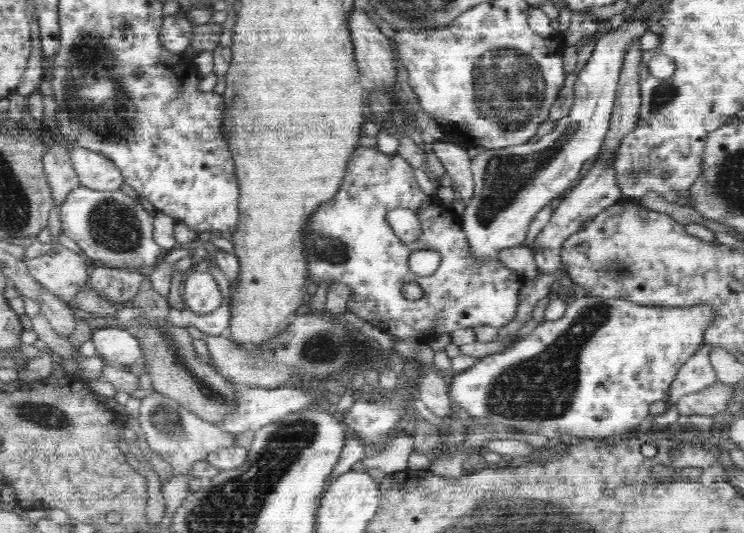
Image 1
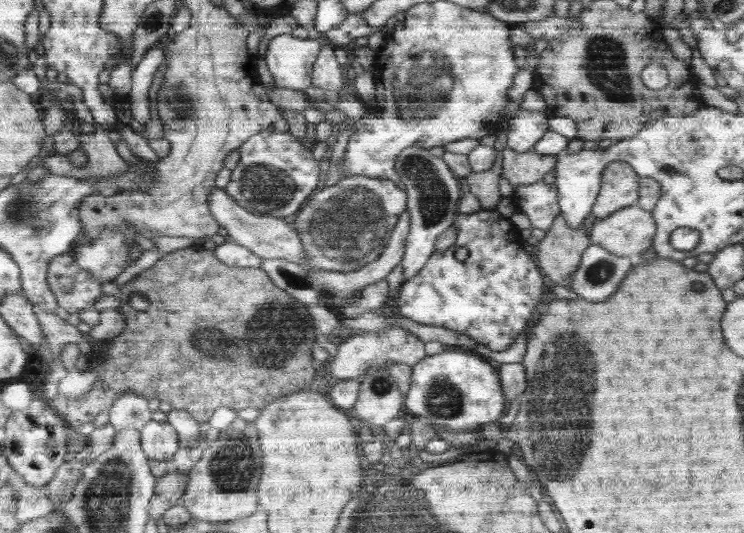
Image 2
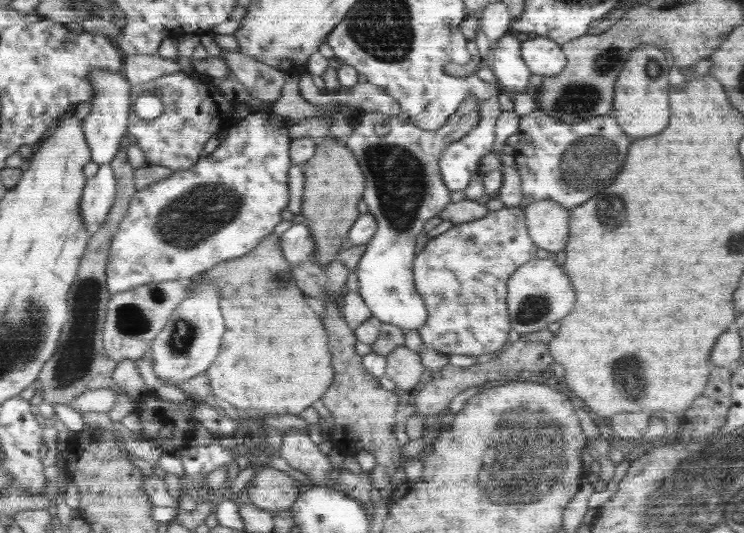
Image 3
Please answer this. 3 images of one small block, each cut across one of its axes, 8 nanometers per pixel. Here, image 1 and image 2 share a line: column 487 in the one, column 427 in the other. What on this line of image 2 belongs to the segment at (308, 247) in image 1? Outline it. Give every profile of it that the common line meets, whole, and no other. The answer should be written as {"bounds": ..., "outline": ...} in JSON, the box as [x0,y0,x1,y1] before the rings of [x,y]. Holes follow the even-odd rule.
{"bounds":[397,209,542,352],"outline":[[[480,209],[460,214],[454,244],[436,251],[419,275],[403,283],[397,306],[410,320],[456,330],[500,352],[508,349],[526,326],[542,294],[542,284],[534,260],[518,246],[518,228],[504,220],[496,209]],[[458,248],[468,250],[465,260],[454,258]]]}

